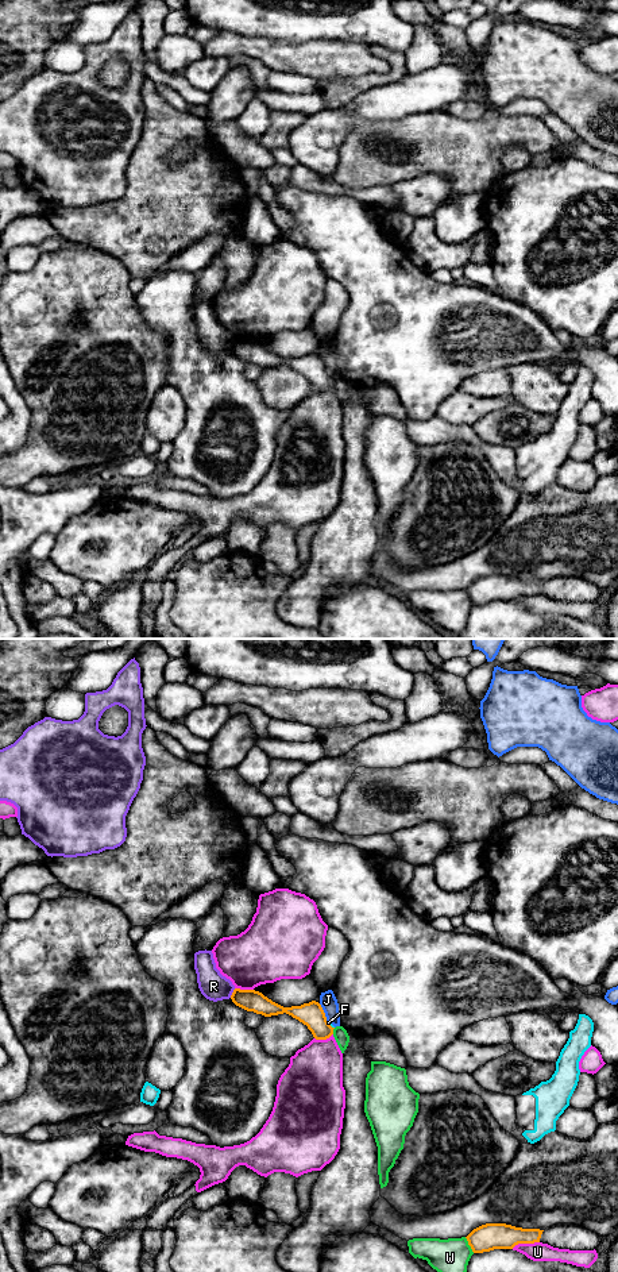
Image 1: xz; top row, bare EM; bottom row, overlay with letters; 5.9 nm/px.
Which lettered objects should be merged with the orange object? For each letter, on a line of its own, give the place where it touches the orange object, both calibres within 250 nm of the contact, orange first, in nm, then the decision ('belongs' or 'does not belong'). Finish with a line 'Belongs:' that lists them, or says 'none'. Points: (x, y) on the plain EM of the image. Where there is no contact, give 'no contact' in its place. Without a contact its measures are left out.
F: contact xz (329, 377); calibres 140 and 20 nm; does not belong
J: contact xz (324, 365); calibres 140 and 100 nm; does not belong
R: contact xz (232, 345); calibres 130 and 170 nm; does not belong
U: contact xz (525, 594); calibres 160 and 110 nm; does not belong
W: contact xz (468, 596); calibres 160 and 220 nm; does not belong
Belongs: none

